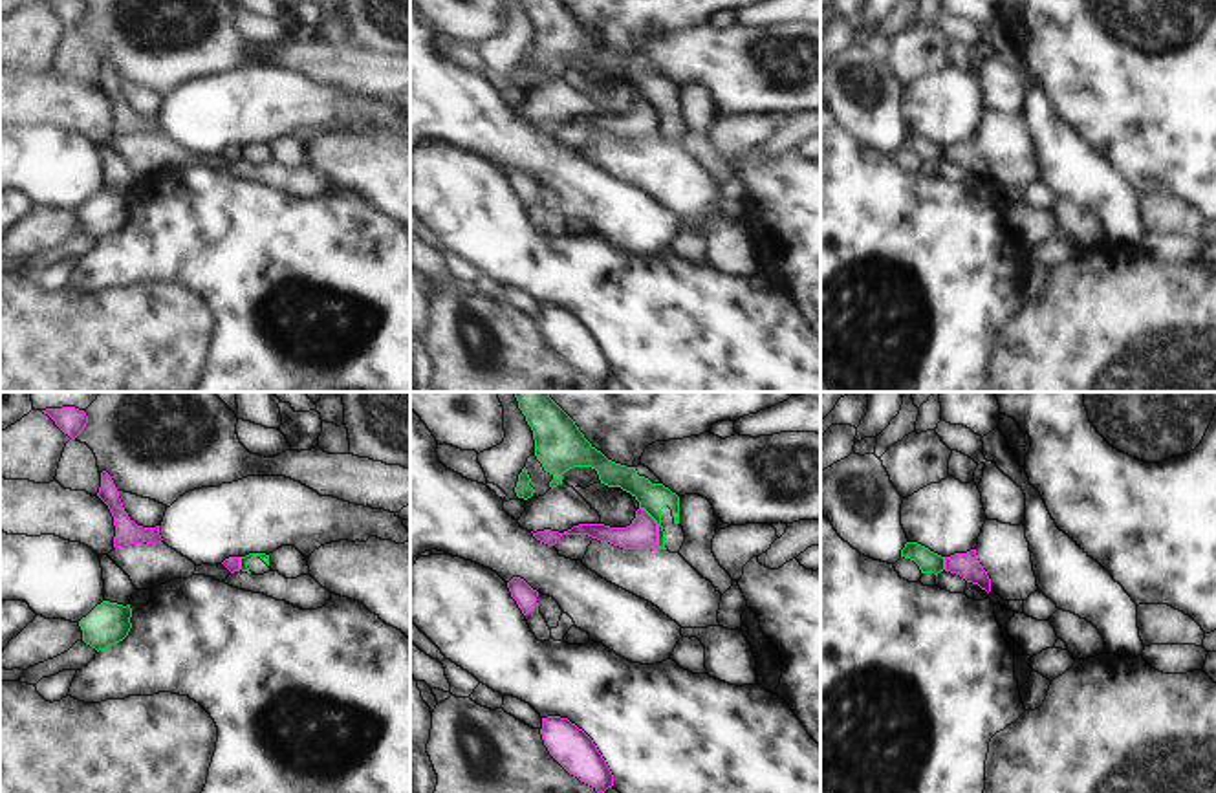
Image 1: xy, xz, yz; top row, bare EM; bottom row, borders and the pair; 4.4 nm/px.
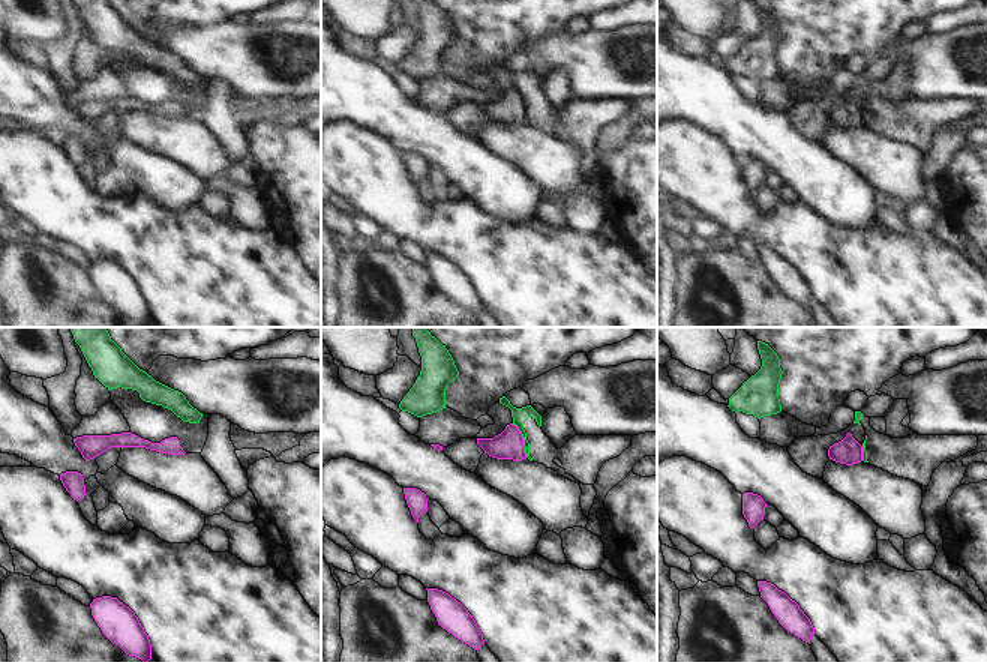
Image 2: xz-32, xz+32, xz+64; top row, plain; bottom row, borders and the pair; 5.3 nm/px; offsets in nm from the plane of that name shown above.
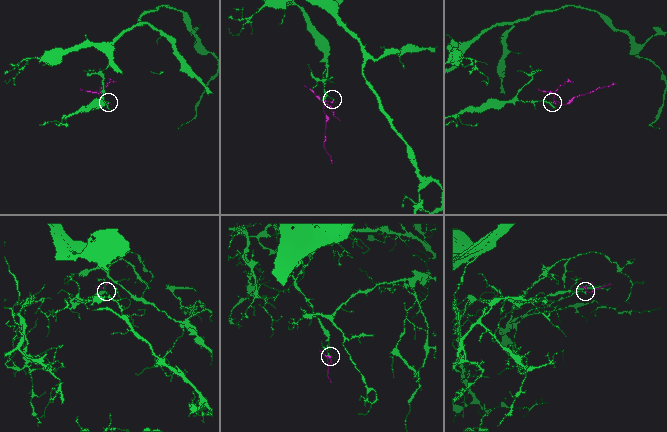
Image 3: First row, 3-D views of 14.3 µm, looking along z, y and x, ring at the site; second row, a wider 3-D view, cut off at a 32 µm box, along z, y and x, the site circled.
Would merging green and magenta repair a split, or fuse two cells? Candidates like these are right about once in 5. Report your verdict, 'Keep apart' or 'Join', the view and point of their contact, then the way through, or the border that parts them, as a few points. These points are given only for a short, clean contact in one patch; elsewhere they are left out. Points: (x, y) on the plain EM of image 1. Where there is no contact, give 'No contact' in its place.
Keep apart. Touches green at xz (658, 118). Boundary: xz (640, 96), (656, 114), (656, 134), (660, 138).

